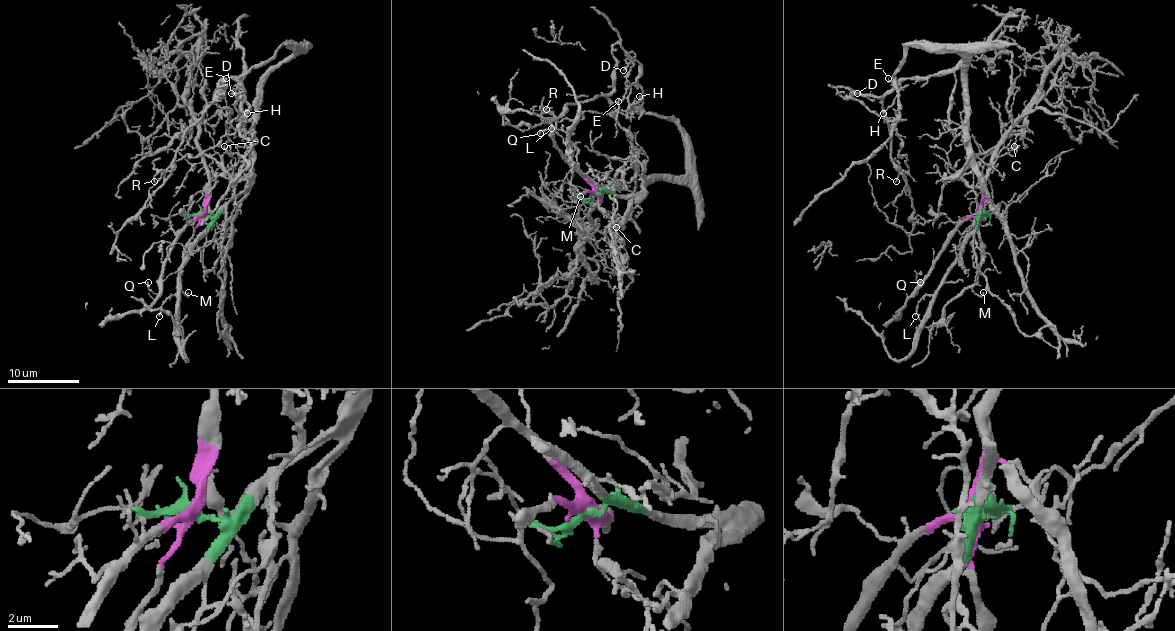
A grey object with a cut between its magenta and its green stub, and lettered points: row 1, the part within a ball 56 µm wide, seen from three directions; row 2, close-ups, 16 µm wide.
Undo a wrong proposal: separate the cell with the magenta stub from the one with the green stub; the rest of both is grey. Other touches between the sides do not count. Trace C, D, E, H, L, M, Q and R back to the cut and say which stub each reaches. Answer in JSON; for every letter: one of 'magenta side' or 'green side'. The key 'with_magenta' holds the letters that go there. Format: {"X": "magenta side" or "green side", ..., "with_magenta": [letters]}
{"C": "green side", "D": "green side", "E": "green side", "H": "green side", "L": "green side", "M": "magenta side", "Q": "magenta side", "R": "green side", "with_magenta": ["M", "Q"]}

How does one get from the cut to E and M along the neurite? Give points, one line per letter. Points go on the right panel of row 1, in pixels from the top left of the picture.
E: (980, 214), (966, 61), (955, 52), (910, 45), (896, 74), (901, 88), (888, 77)
M: (980, 214), (980, 266), (973, 288), (977, 295), (984, 293)

